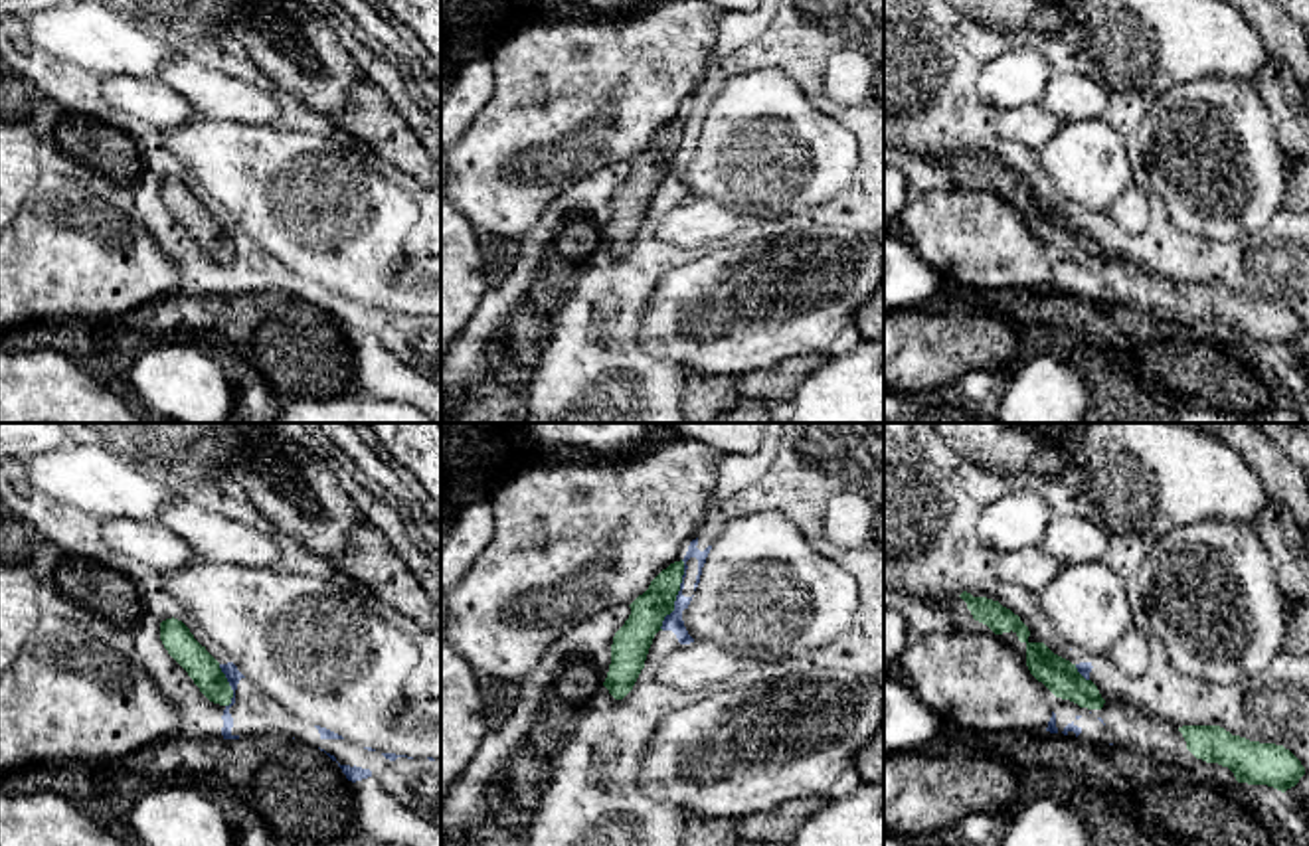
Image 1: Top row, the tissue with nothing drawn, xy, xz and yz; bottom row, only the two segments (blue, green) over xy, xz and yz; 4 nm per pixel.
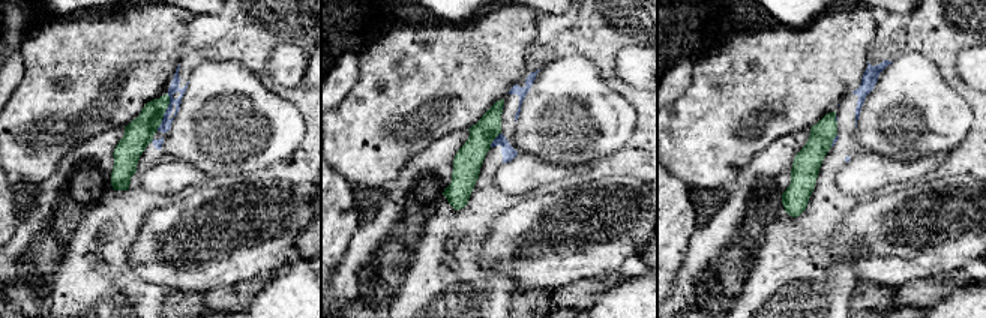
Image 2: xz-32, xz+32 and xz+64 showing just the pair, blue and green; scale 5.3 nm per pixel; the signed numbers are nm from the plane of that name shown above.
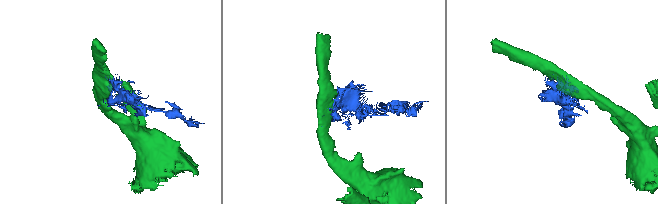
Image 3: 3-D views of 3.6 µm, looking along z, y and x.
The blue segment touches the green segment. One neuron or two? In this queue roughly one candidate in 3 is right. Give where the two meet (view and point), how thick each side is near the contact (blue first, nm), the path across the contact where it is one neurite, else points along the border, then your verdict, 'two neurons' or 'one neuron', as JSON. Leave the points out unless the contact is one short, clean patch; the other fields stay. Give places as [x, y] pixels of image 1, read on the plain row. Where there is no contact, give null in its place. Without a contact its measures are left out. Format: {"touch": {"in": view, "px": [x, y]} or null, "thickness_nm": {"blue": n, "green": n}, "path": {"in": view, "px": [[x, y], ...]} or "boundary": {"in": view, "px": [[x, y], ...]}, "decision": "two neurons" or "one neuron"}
{"touch": {"in": "xz", "px": [677, 153]}, "thickness_nm": {"blue": 70, "green": 150}, "boundary": {"in": "xz", "px": [[683, 117], [681, 147], [661, 186]]}, "decision": "two neurons"}

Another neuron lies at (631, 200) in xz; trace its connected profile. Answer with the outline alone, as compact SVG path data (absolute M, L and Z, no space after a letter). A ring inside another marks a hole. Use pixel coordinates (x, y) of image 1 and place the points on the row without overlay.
M674 119L662 127L629 164L631 172L615 190L611 202L611 221L603 243L615 257L623 257L635 243L653 196L662 188L662 178L674 168L680 148L684 119Z

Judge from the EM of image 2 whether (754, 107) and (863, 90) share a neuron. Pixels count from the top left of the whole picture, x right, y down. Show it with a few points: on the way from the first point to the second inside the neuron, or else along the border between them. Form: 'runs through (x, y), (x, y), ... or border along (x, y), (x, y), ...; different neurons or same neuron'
border along (868, 62), (862, 83), (851, 92); different neurons

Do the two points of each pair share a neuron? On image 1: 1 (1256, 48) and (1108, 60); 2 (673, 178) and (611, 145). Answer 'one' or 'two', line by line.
1: one
2: two

